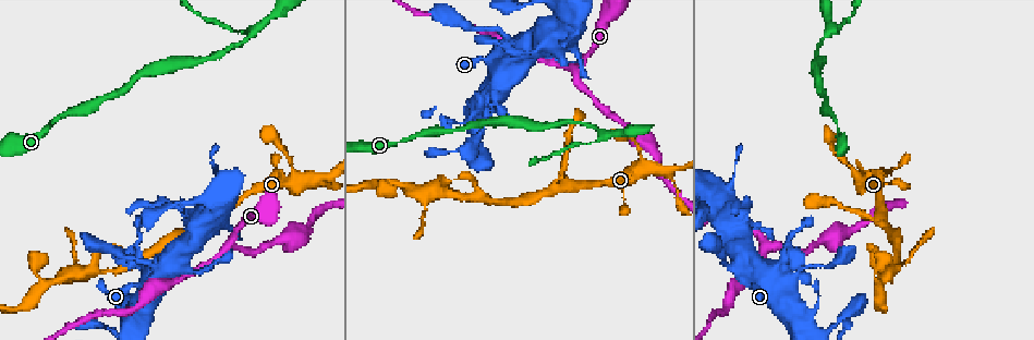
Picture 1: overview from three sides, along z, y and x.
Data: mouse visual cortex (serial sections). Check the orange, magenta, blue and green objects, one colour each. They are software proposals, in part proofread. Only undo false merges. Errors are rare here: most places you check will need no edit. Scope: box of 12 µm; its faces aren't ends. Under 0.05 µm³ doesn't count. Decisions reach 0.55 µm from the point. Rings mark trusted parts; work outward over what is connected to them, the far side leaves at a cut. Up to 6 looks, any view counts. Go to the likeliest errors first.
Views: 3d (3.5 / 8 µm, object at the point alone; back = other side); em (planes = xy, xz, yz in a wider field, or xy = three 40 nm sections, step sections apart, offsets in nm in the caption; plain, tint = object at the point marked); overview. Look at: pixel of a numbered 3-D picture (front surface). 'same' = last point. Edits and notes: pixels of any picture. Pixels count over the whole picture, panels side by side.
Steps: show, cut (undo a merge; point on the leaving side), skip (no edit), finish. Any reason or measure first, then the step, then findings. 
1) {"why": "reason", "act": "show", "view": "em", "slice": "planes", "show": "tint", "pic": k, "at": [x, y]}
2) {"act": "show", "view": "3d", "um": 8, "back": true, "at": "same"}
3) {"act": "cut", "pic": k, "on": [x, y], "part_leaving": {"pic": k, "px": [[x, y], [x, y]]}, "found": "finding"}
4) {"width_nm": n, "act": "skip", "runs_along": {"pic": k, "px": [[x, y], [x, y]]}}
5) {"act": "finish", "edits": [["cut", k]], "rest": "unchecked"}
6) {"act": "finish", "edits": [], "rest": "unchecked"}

{"why": "arms part here", "act": "show", "view": "3d", "um": 3.5, "back": true, "pic": 1, "at": [254, 30]}

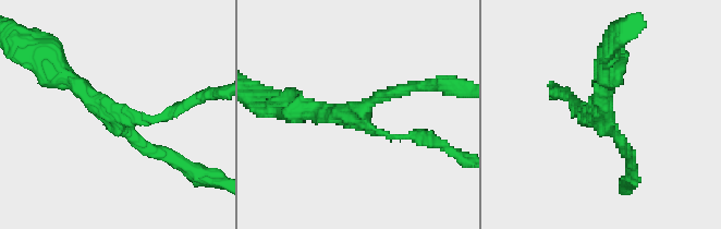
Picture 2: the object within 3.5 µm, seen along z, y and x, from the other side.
{"arms": 3, "arm_widths_nm": [100, 150, 250], "act": "show", "view": "em", "slice": "xy", "step": 2, "show": "tint", "pic": 2, "at": [361, 114]}

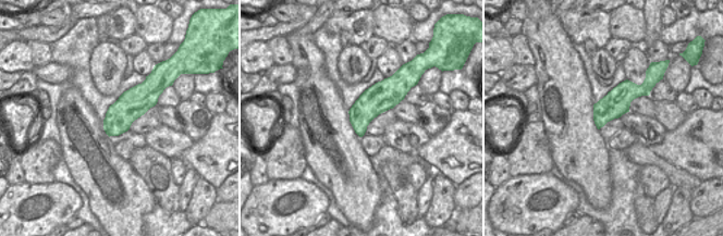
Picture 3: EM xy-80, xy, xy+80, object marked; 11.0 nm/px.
{"act": "skip", "runs_along": {"pic": 2, "px": [[168, 155], [142, 145], [61, 71]]}, "found": "one cell here"}

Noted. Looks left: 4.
{"act": "show", "view": "3d", "um": 3.5, "pic": 1, "at": [494, 102]}

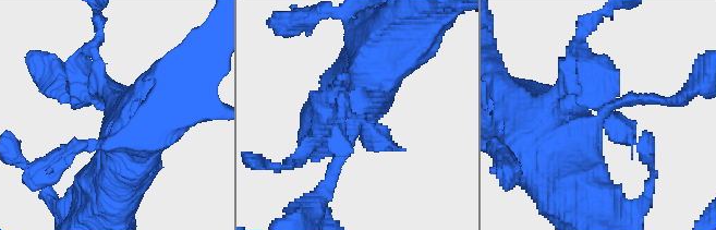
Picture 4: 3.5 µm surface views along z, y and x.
{"act": "show", "view": "em", "slice": "xy", "step": 2, "show": "tint", "pic": 4, "at": [605, 117]}

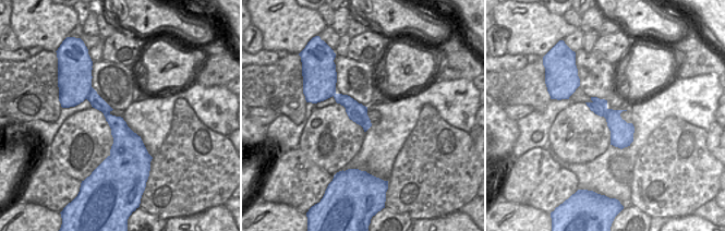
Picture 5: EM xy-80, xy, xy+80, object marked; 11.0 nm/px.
{"width_nm": 200, "act": "skip", "runs_along": {"pic": 5, "px": [[88, 83], [119, 126], [116, 165]]}, "found": "one cell here"}

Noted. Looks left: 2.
{"act": "finish", "edits": [], "rest": "unchecked"}

